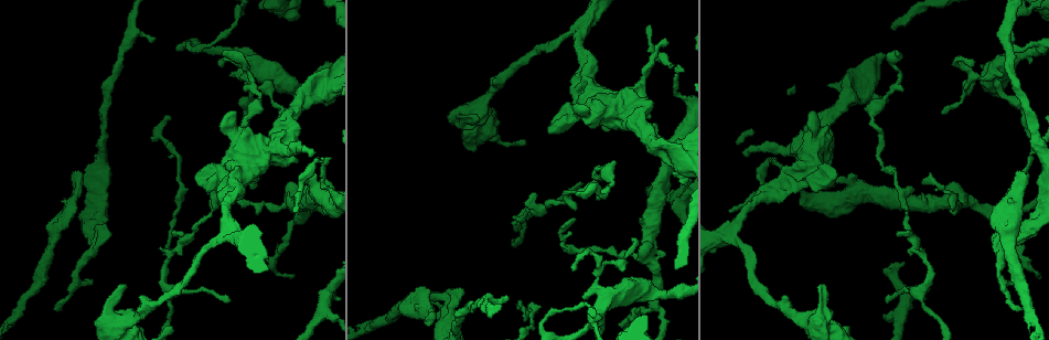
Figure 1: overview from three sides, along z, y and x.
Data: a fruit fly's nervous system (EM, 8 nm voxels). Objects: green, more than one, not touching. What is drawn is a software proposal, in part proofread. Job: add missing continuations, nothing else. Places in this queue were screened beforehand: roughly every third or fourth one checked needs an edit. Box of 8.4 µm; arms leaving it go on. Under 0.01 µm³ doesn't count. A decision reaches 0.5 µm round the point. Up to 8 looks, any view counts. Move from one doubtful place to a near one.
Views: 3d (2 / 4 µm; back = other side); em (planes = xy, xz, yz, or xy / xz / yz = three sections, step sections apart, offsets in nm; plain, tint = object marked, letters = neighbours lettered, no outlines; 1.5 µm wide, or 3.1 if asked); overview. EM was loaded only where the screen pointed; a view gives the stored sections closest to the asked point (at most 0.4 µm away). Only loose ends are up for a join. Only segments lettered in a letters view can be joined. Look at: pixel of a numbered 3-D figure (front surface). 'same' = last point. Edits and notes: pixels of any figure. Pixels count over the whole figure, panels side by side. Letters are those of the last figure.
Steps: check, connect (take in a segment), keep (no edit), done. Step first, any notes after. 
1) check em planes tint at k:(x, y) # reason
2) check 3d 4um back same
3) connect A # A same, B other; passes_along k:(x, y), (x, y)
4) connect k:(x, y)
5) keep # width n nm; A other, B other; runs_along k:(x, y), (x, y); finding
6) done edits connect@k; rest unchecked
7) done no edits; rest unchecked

check em xz step 8 tint at 1:(155, 39)

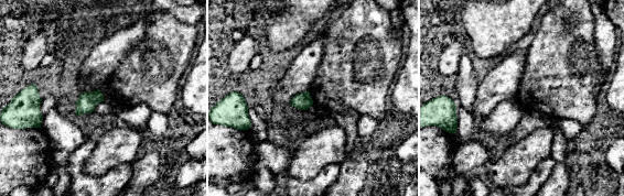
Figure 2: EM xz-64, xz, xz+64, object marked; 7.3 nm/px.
check em planes letters same # cut it another way

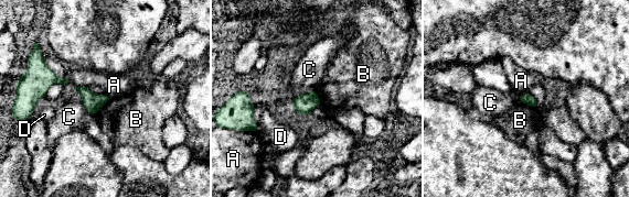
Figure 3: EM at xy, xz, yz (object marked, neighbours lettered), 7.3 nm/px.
keep # A other, B other, C other, D other; border 3:(519, 98), (523, 102), (535, 107); no lettered segment goes on from it

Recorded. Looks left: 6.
check em xy step 8 plain at 1:(1019, 170)

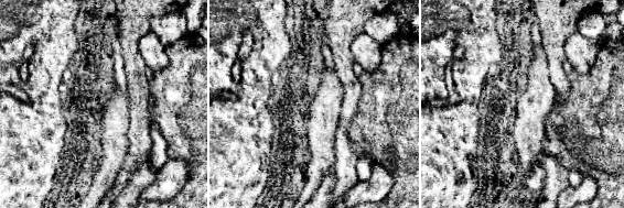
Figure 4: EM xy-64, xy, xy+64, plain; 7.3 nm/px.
check em xy step 8 tint same # where the object lies

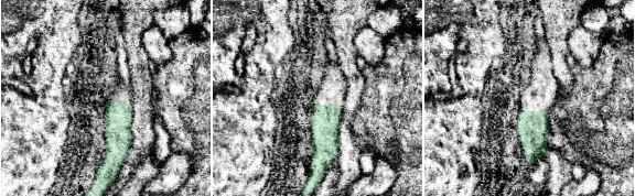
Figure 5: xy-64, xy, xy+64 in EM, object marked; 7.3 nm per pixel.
check em xy step 8 letters same # see the neighbours

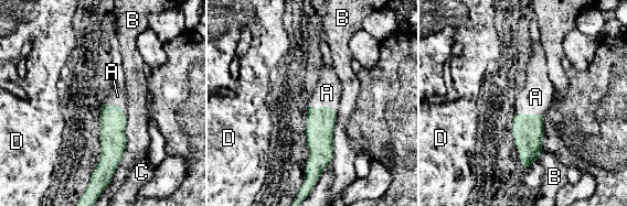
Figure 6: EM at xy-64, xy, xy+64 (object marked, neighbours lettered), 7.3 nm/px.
connect A # A same, B other, C other, D other; passes_along 6:(320, 122), (325, 107), (327, 93); the cell continues

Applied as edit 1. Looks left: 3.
check 3d 2um at 1:(124, 285) # branch stops here

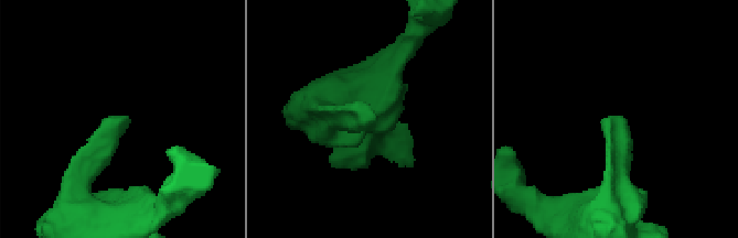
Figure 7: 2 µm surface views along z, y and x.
check em yz step 8 tint at 7:(371, 113) # need the tissue

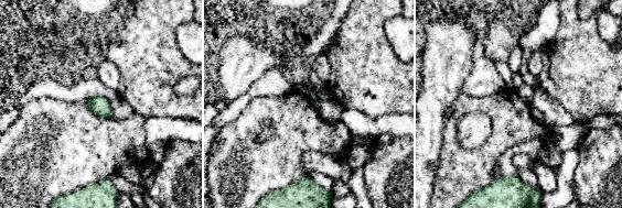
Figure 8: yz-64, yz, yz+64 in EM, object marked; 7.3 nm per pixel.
check em planes letters same # another direction

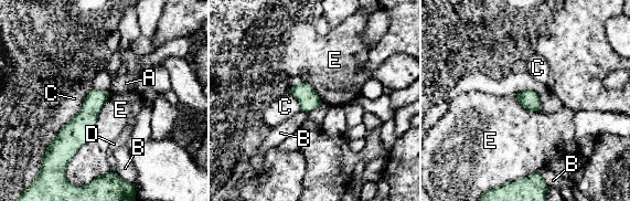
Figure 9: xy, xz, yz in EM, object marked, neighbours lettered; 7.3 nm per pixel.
keep # longest_contact E 600 nm; A other, B other, C other, D other, E other; no lettered segment goes on from it

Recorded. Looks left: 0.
done edits connect@6; rest unchecked

